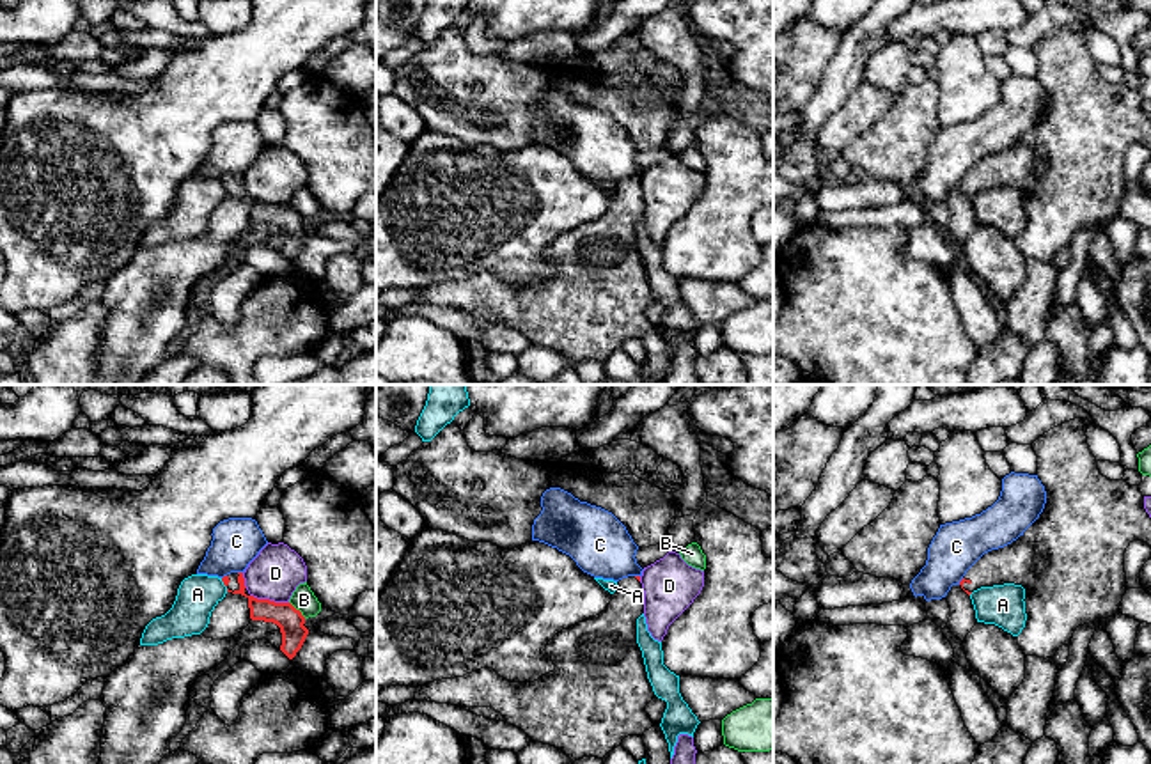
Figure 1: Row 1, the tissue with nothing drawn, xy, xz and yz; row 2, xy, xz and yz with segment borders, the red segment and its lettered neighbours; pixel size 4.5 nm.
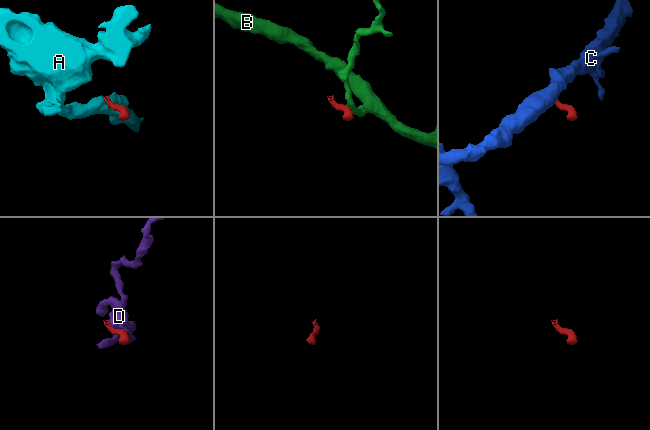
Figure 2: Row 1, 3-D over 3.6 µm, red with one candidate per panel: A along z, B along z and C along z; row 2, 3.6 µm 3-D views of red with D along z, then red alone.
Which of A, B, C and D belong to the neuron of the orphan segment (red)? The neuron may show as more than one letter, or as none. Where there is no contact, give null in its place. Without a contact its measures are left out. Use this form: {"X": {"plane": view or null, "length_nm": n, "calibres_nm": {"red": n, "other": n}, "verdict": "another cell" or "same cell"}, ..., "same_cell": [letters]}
{"A": {"plane": "xy", "length_nm": 70, "calibres_nm": {"red": 40, "other": 190}, "verdict": "another cell"}, "B": {"plane": "xy", "length_nm": 110, "calibres_nm": {"red": 120, "other": 110}, "verdict": "another cell"}, "C": {"plane": "xy", "length_nm": 30, "calibres_nm": {"red": 100, "other": 220}, "verdict": "another cell"}, "D": {"plane": "xy", "length_nm": 180, "calibres_nm": {"red": 120, "other": 240}, "verdict": "another cell"}, "same_cell": []}

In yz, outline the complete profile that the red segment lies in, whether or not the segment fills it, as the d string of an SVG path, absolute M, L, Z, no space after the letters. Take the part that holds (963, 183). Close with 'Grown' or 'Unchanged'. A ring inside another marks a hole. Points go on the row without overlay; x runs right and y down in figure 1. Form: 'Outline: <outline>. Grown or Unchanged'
Outline: M1075 21L1032 46L1036 78L1046 94L1043 115L1016 144L984 156L959 184L968 199L1004 186L1025 191L1027 223L1016 239L1025 259L1053 261L1062 248L1071 248L1078 229L1119 216L1126 195L1124 154L1133 144L1151 149L1151 121L1139 89L1100 76L1087 48L1089 28L1089 23Z. Grown

